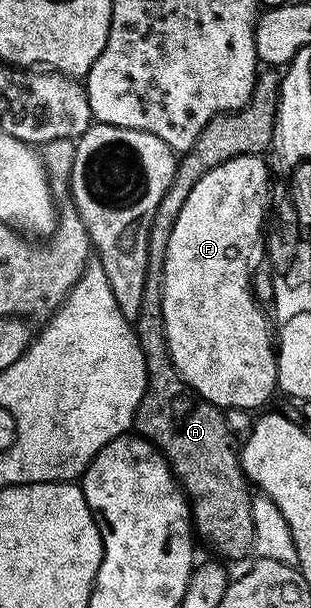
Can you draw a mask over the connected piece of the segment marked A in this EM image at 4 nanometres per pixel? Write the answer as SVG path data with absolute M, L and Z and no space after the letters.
M257 72L251 99L233 113L220 113L210 119L192 148L177 160L174 179L166 195L162 195L162 203L158 203L150 223L148 275L152 279L148 280L144 288L144 309L134 322L136 338L142 347L148 372L148 386L136 412L135 432L155 445L168 460L172 474L190 502L195 536L199 540L201 537L217 553L217 558L228 557L229 562L245 560L249 556L247 553L253 552L254 515L253 494L248 493L250 482L240 466L238 441L236 445L232 429L224 418L227 417L225 410L196 394L180 377L180 372L172 362L164 330L164 314L160 311L162 285L156 279L164 276L170 231L174 231L174 223L178 223L178 211L182 211L182 203L186 203L190 191L194 191L194 183L230 159L248 154L264 155L268 148L273 148L281 78L272 73L275 72Z

